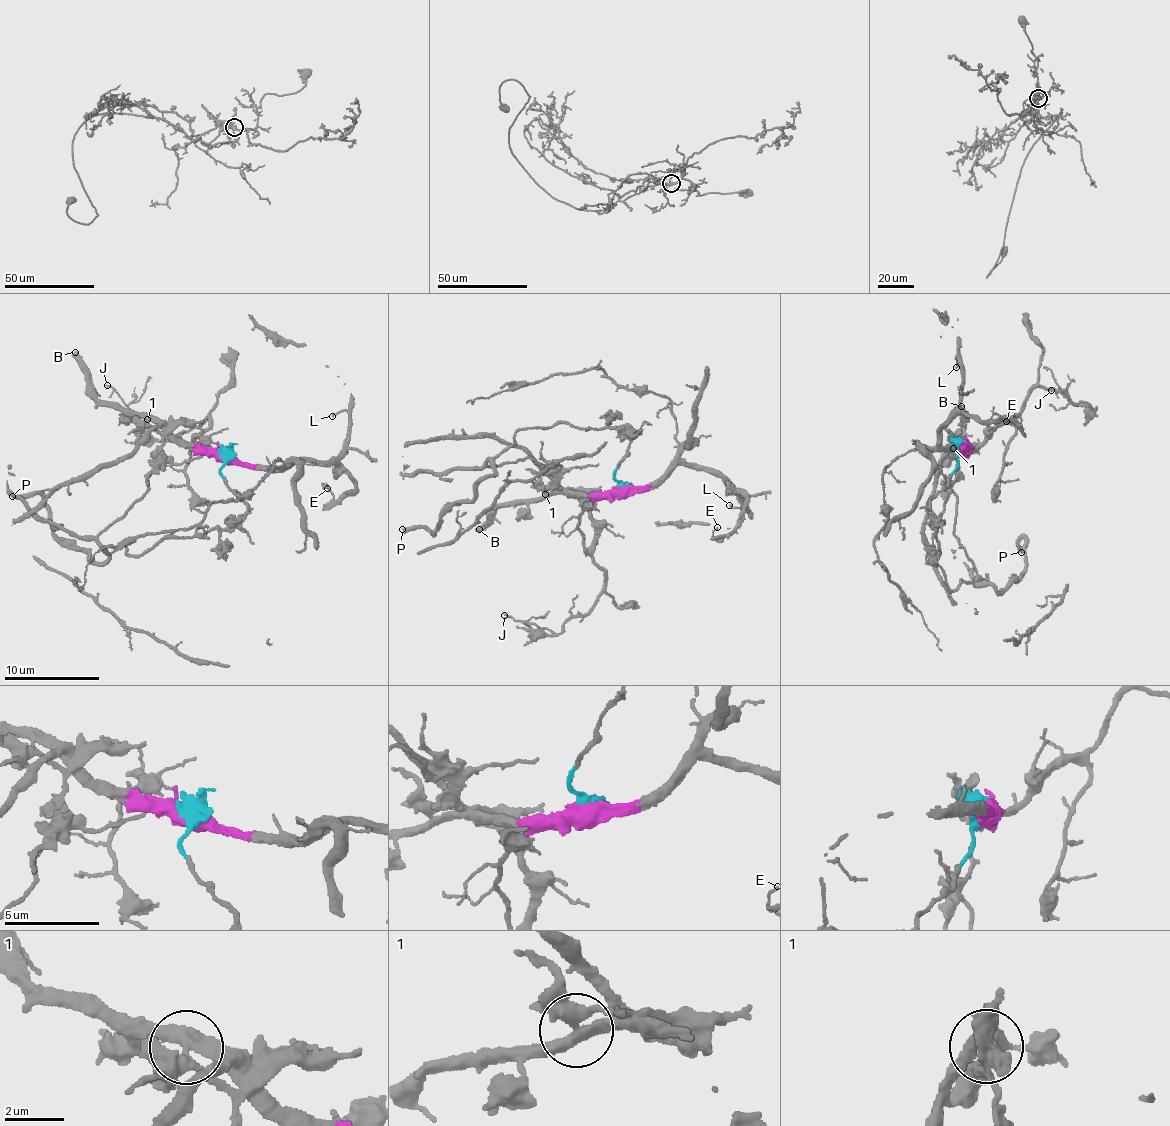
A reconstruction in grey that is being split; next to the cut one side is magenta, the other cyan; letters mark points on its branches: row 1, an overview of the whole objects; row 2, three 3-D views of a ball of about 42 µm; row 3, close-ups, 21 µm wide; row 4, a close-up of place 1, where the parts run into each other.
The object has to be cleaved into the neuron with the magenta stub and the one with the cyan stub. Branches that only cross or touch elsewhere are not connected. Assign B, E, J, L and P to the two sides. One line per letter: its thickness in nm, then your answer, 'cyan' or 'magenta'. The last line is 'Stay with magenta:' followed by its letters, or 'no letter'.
B: 440 nm thick; magenta
E: 120 nm thick; magenta
J: 100 nm thick; magenta
L: 140 nm thick; magenta
P: 360 nm thick; cyan
Stay with magenta: B, E, J, L

